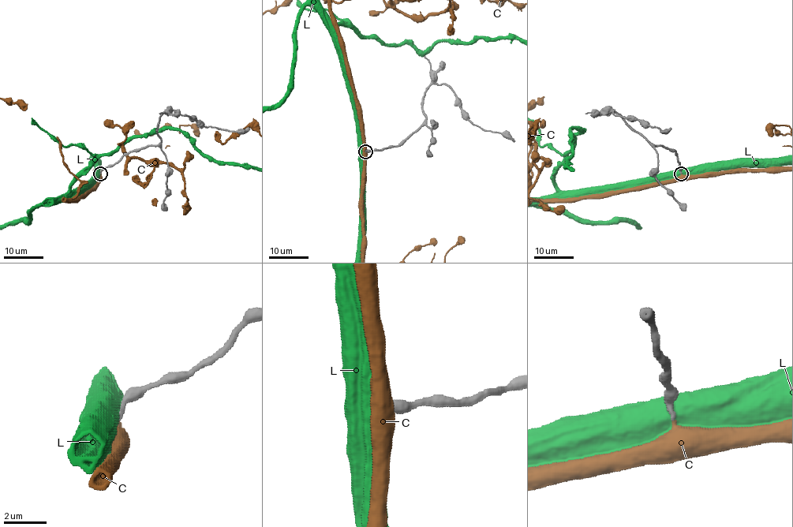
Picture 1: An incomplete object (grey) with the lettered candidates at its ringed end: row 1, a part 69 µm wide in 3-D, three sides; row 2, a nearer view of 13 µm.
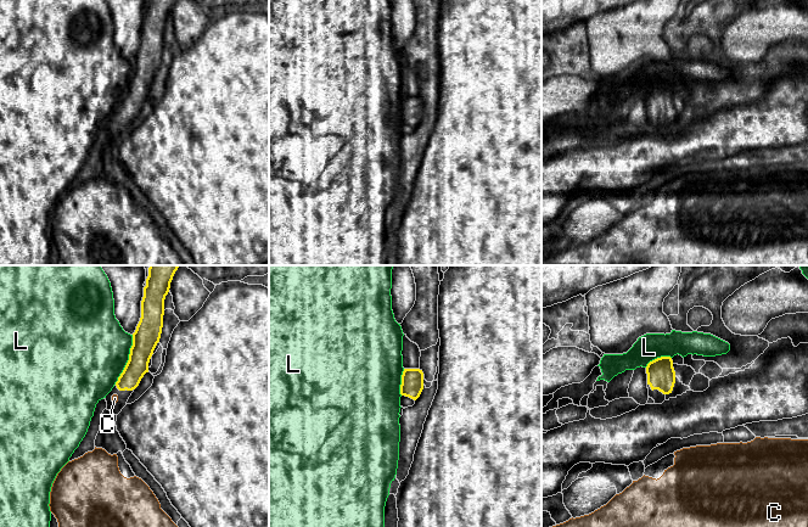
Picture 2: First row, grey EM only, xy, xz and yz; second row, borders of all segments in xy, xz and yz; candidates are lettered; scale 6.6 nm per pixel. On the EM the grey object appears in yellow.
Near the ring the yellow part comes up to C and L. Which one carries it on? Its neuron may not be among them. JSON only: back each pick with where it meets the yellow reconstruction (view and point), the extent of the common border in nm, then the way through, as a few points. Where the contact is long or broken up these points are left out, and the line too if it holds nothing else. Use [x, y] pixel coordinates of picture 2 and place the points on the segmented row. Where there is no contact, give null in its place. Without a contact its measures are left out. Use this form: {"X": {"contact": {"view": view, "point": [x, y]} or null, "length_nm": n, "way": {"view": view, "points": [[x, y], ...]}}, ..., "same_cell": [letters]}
{"C": {"contact": null}, "same_cell": ["C"]}

